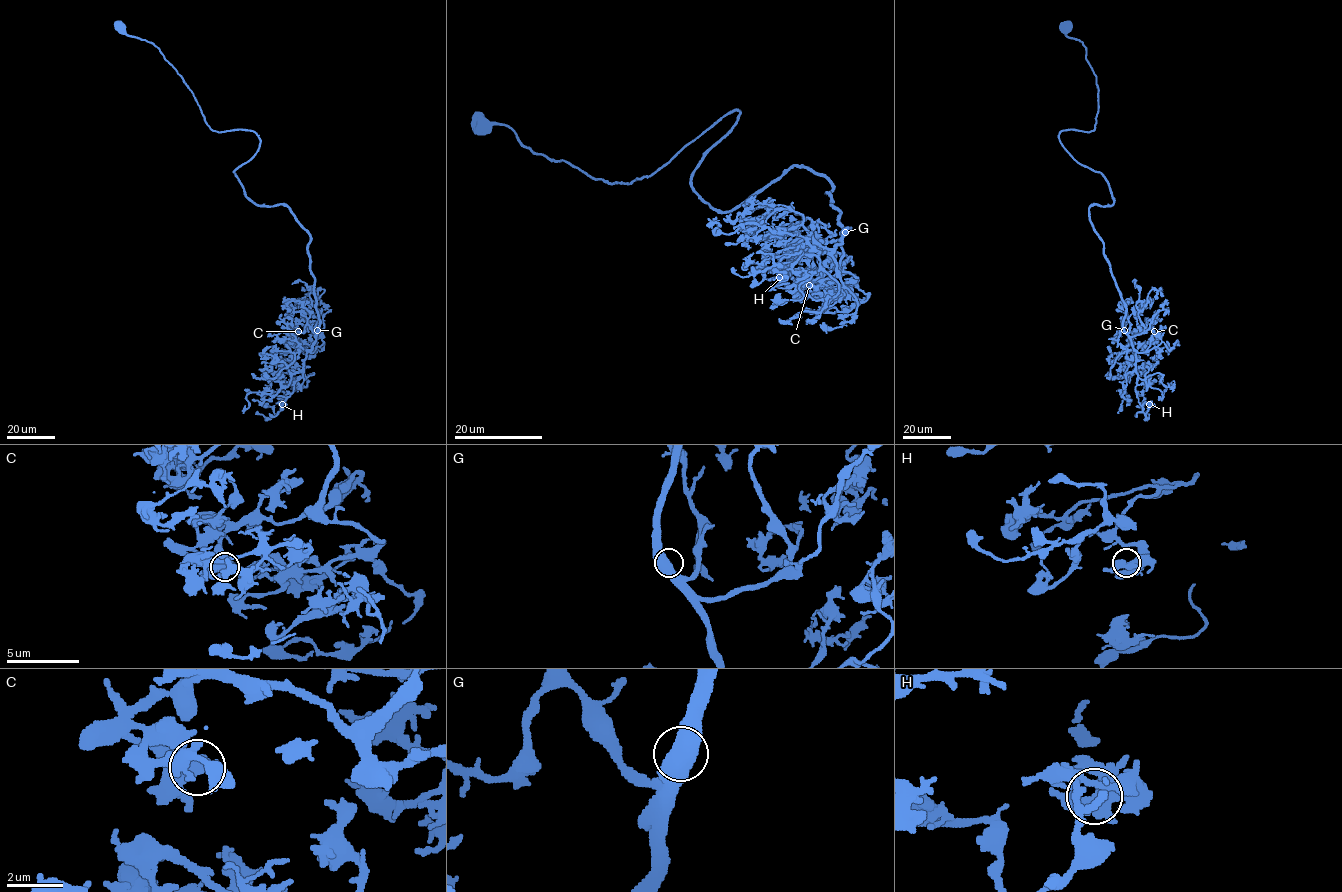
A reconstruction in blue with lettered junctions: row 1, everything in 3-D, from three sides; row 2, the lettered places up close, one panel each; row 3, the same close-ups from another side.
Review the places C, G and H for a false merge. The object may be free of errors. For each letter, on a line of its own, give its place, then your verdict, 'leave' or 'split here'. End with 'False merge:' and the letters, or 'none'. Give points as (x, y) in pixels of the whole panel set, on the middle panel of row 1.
C: (809, 285) | leave
G: (845, 232) | leave
H: (779, 277) | leave
False merge: none

